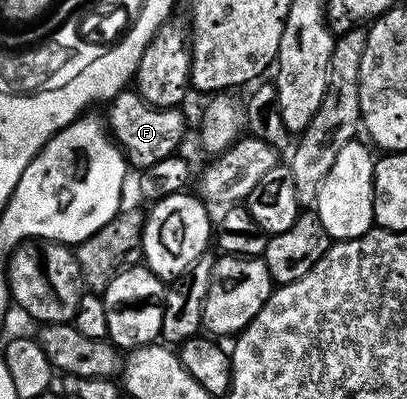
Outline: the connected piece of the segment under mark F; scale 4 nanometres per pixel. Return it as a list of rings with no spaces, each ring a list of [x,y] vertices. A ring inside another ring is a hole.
[[[125,91],[111,102],[112,125],[110,133],[118,142],[127,160],[137,171],[154,167],[158,159],[166,159],[177,152],[180,140],[184,137],[184,117],[179,108],[157,109],[140,98],[135,91]]]

